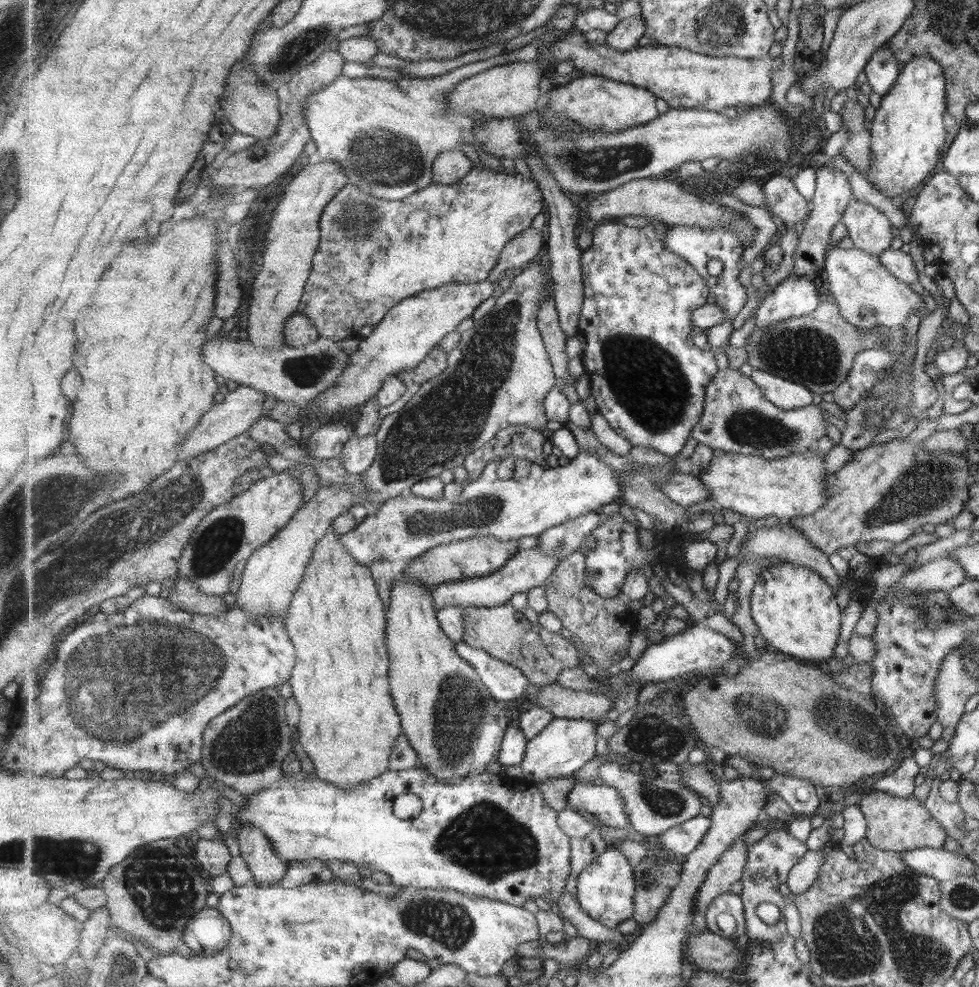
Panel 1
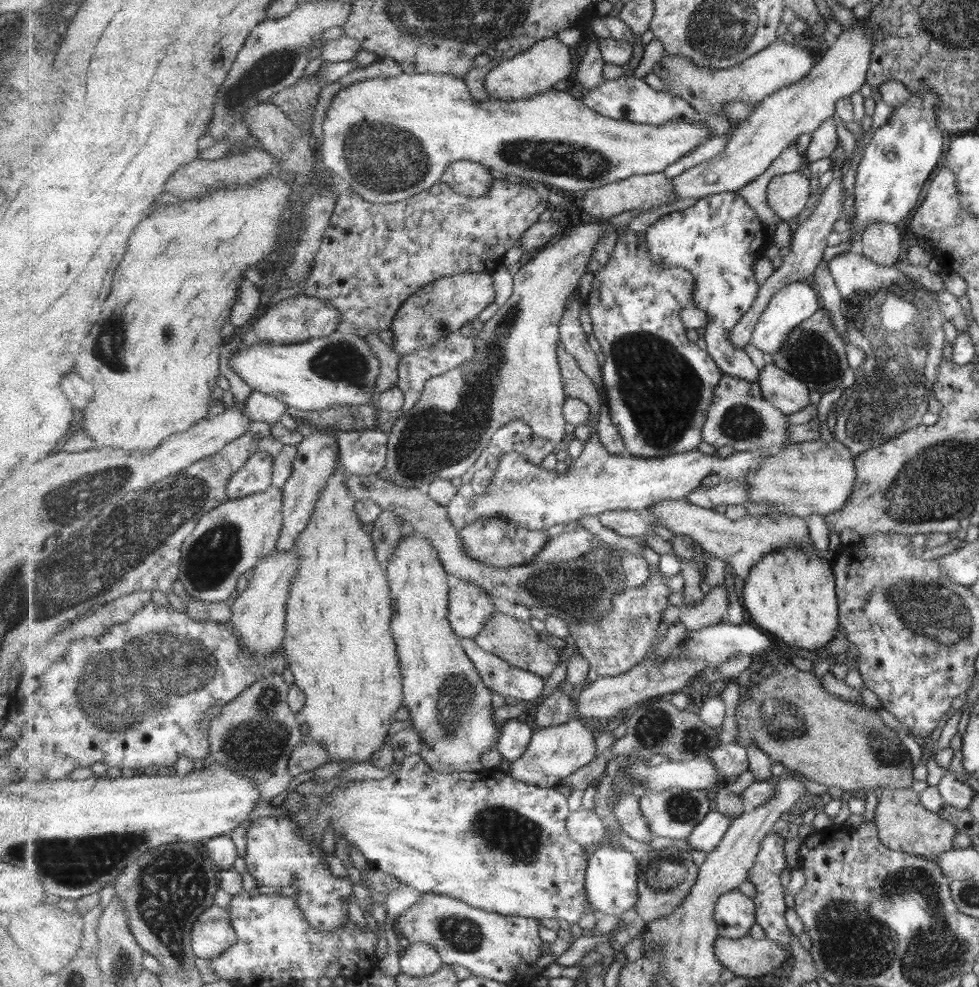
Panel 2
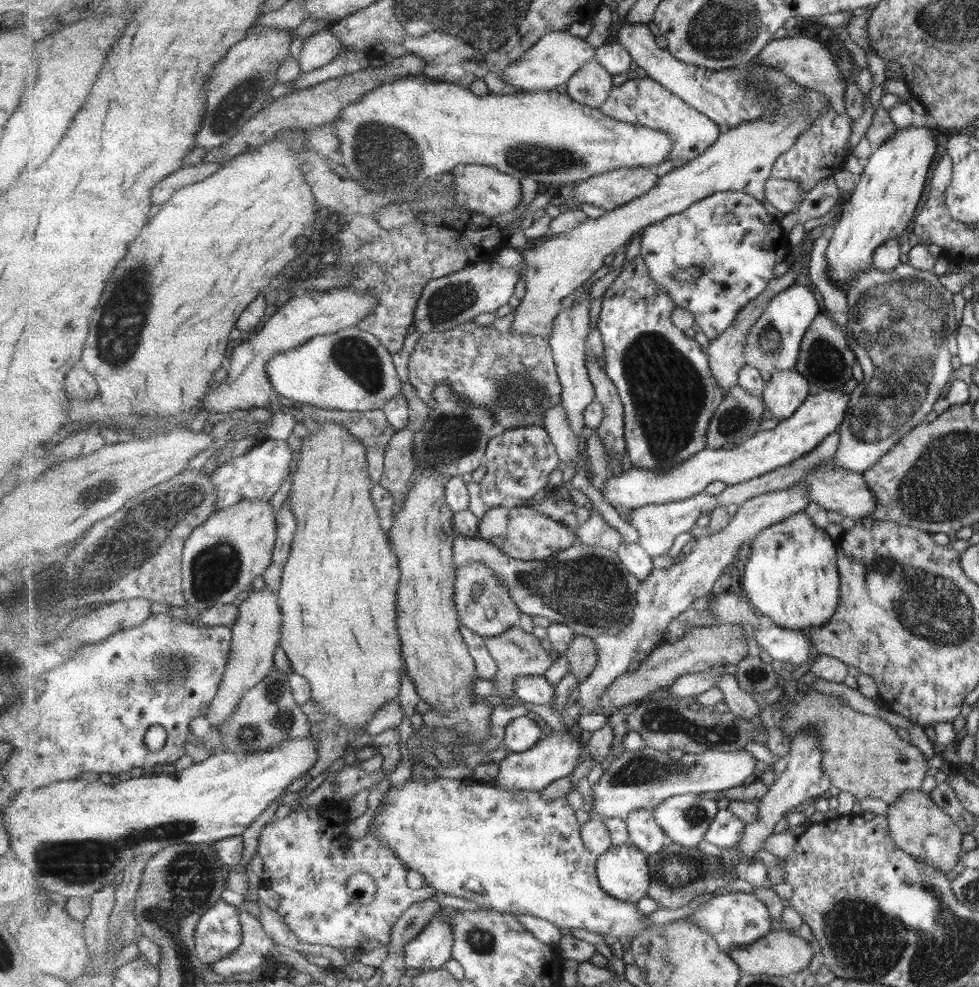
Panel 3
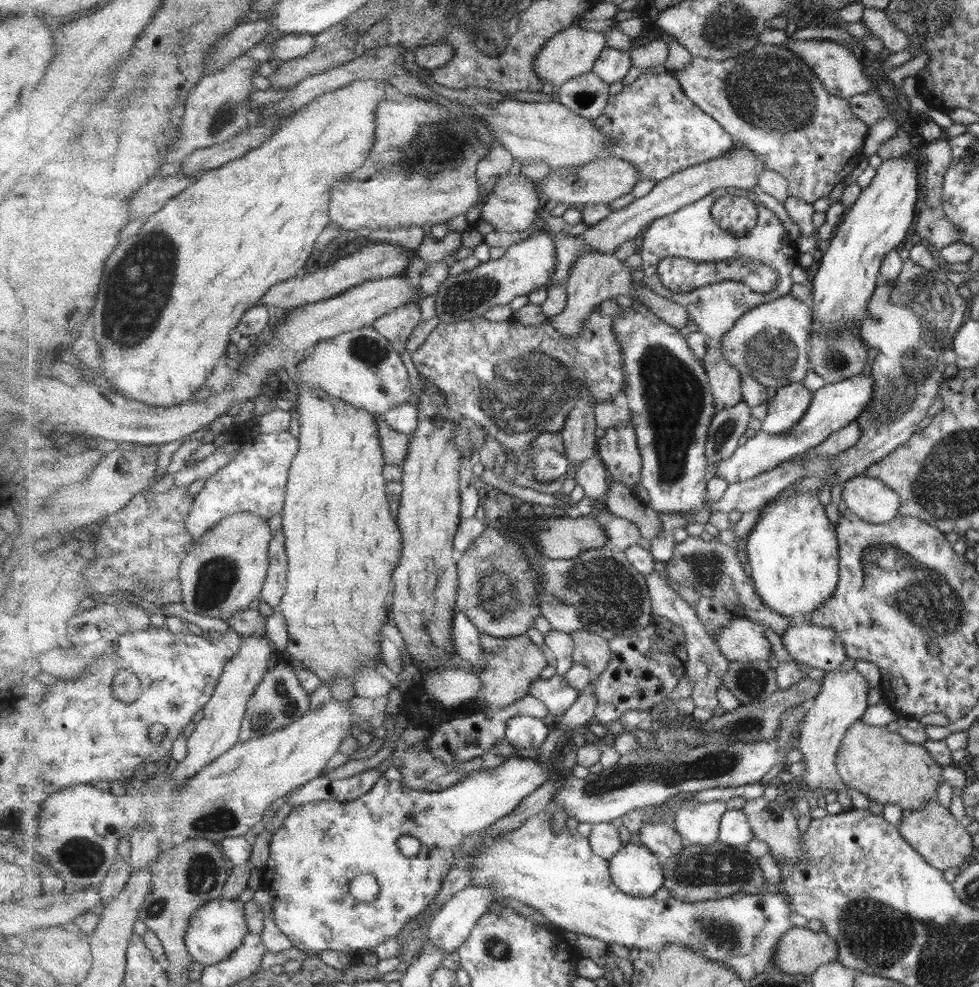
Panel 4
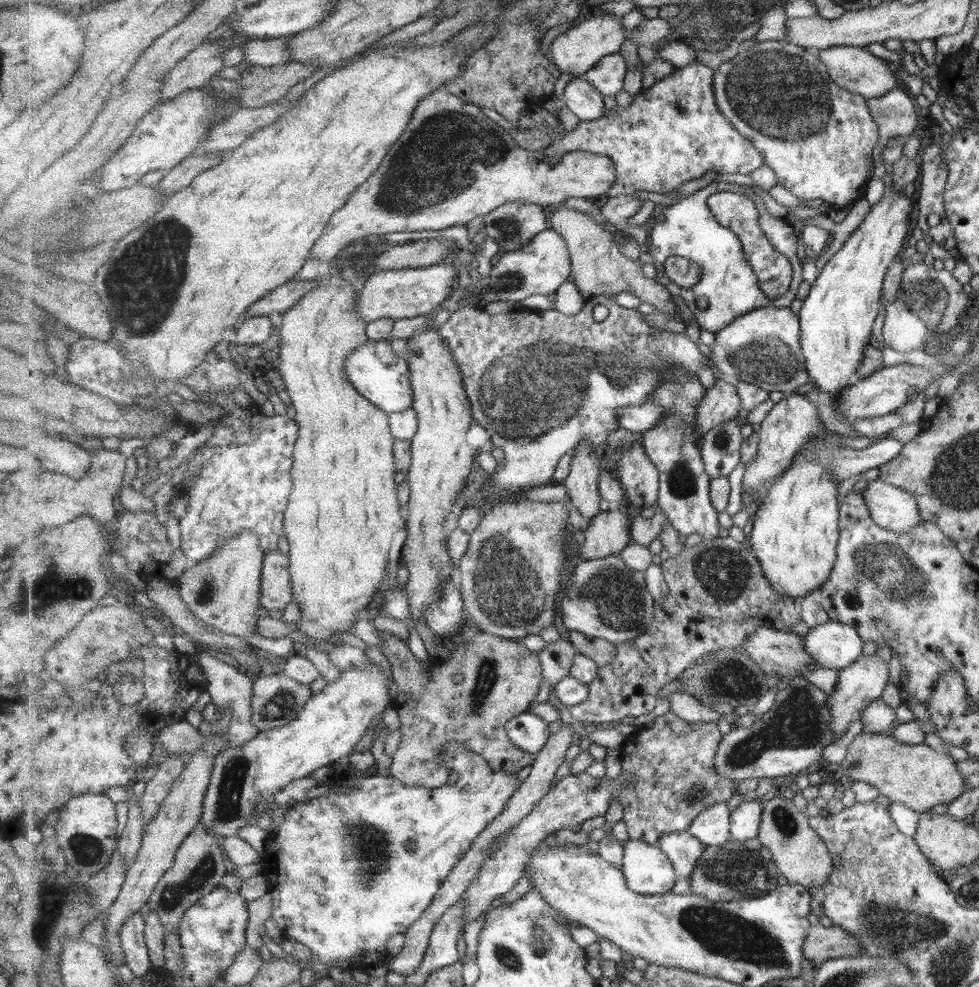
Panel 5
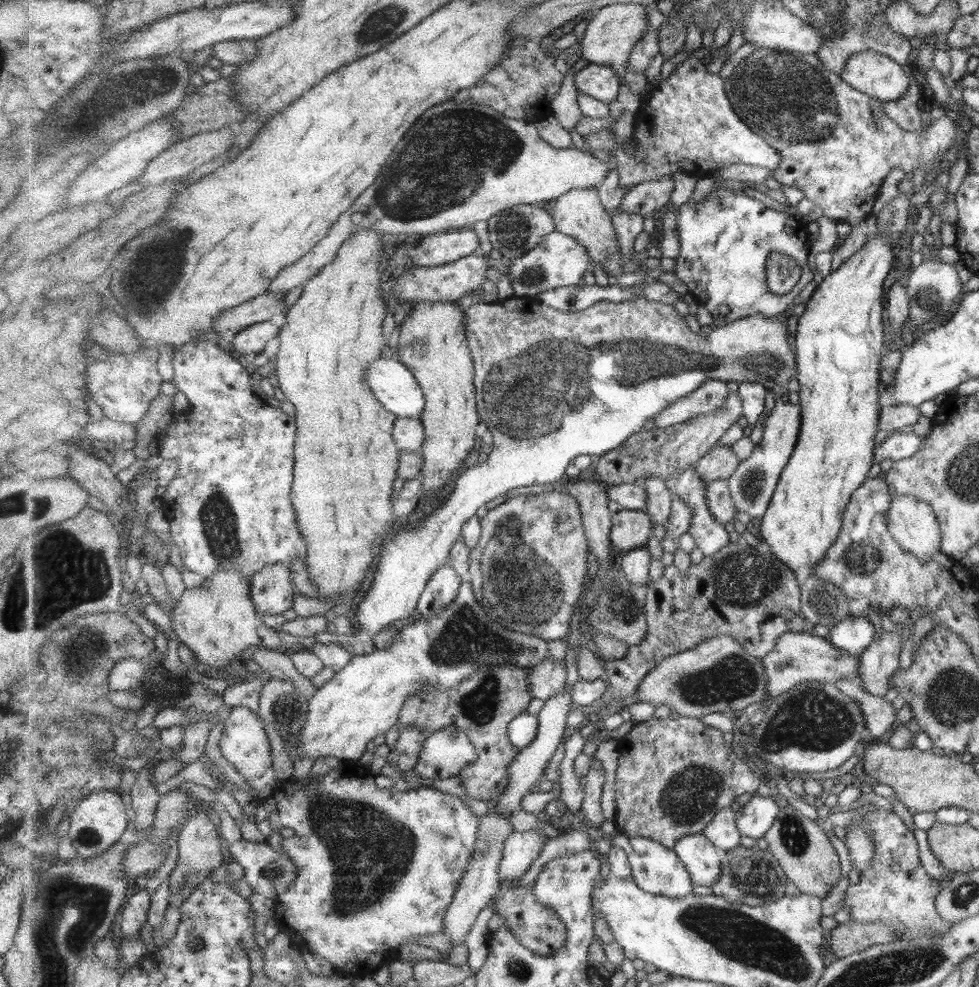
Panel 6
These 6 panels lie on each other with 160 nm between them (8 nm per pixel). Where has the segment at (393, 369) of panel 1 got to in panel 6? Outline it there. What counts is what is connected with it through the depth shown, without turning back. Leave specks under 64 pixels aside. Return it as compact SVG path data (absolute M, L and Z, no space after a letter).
M555 230L543 238L542 242L533 251L529 251L525 256L511 260L511 262L512 264L508 267L508 275L511 276L509 283L513 290L513 296L537 298L538 294L547 290L553 290L561 286L575 286L583 282L583 276L585 276L585 272L589 268L589 262L592 263L592 260L590 260L590 253L587 252L585 246L574 236Z

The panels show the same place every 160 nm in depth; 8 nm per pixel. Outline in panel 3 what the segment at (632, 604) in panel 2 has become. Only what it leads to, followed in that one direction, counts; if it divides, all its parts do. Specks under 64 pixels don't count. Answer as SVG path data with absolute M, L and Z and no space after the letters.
M804 482L750 498L739 506L737 513L723 530L696 540L683 562L665 569L655 568L637 590L637 608L633 610L628 627L619 634L592 637L597 646L599 664L579 686L577 704L580 705L581 714L599 712L598 704L606 690L621 675L627 674L627 669L638 659L639 653L649 653L663 642L663 632L673 622L673 618L691 608L698 598L715 594L719 590L728 566L747 542L753 542L763 530L781 523L781 520L803 513L809 502L808 486Z

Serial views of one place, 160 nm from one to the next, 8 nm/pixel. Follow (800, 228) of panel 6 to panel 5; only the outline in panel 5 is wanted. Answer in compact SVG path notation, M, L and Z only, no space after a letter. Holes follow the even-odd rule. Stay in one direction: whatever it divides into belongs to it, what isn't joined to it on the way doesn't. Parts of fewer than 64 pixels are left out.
M716 181L687 198L681 198L673 206L664 207L661 213L655 218L650 226L650 245L648 252L654 258L656 268L656 279L664 284L670 293L674 296L680 296L686 306L690 309L694 318L697 319L702 330L707 330L717 334L720 330L734 323L736 319L748 311L760 309L768 306L777 308L789 308L799 292L799 284L803 282L803 262L797 256L797 234L795 227L785 221L784 217L775 217L765 208L765 202L761 200L759 194L755 194L749 186L738 186L731 182ZM733 191L739 194L749 196L754 200L758 211L760 212L759 224L763 232L768 236L771 244L779 251L789 257L792 262L794 275L790 289L777 298L769 298L759 286L759 279L755 271L751 268L747 254L743 250L741 239L733 230L721 226L717 222L717 217L711 212L707 200L712 194L717 192ZM670 256L684 256L693 260L703 268L704 275L699 284L692 288L685 288L675 284L667 275L664 267L665 261ZM699 296L705 296L708 299L708 305L702 311L695 305L695 300Z

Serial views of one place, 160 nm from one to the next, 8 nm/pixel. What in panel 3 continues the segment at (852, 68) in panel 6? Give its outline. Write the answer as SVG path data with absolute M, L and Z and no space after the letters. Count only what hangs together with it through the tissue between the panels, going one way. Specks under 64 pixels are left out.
M783 37L779 40L772 40L770 44L759 54L759 59L763 65L777 69L781 73L787 74L795 83L807 87L807 89L820 92L826 98L835 113L843 114L845 108L846 86L847 81L841 80L837 66L833 64L833 56L810 37Z

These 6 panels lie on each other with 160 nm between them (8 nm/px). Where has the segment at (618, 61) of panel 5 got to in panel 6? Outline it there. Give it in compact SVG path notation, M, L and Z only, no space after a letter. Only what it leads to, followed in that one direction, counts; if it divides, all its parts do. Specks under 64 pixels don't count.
M589 63L576 74L575 84L579 92L609 104L617 100L622 80L611 66Z

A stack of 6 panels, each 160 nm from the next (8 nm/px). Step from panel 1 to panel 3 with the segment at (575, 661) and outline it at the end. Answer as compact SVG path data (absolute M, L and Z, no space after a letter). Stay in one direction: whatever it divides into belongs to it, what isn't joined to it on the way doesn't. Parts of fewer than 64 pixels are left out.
M521 626L513 627L499 636L486 637L485 641L498 665L498 675L493 682L498 690L497 696L503 701L507 700L509 694L513 694L514 682L518 676L543 676L553 665L553 658L551 658L553 652L550 647Z

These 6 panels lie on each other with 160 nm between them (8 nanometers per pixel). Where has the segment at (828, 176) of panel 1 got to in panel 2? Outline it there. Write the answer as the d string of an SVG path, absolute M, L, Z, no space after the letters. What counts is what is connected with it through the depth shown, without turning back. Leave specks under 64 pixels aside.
M832 179L831 182L827 184L827 190L823 190L823 192L820 193L817 205L810 216L799 224L793 233L789 254L784 257L782 265L768 276L759 289L758 298L755 299L753 306L731 331L730 339L736 347L743 349L747 344L752 342L756 325L759 323L759 320L762 319L762 315L769 306L770 300L773 299L782 288L794 282L804 282L805 278L809 278L809 276L814 274L821 260L821 252L823 252L823 248L825 248L825 238L827 238L827 234L831 232L831 226L833 226L833 222L835 222L837 216L839 216L839 210L841 210L841 202L843 202L843 200L844 196L841 196L841 184L839 184L839 179Z

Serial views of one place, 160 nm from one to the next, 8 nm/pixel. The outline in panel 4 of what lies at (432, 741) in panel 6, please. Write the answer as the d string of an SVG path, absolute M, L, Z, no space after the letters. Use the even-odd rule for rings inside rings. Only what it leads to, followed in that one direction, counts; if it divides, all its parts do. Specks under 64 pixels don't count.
M511 757L497 768L473 771L463 780L459 780L455 786L447 788L447 790L443 792L427 792L422 789L413 789L409 788L401 778L398 781L389 781L387 778L381 777L381 780L378 780L377 784L375 784L367 794L357 798L355 801L345 802L331 800L327 802L307 802L307 804L303 804L303 806L297 806L297 808L290 811L288 817L284 819L279 828L274 832L270 842L270 859L263 868L264 875L261 888L262 890L266 890L272 897L274 921L276 925L292 940L296 948L303 951L316 951L317 953L320 953L322 950L338 950L341 955L346 952L356 955L358 950L363 950L363 948L375 948L375 946L387 942L389 938L396 938L408 922L411 922L418 914L427 910L437 898L441 887L444 885L446 876L453 868L452 862L454 861L454 852L458 850L458 844L462 843L462 840L466 839L467 835L485 831L487 828L490 828L492 824L501 820L501 818L511 814L517 809L517 806L522 804L522 801L527 798L529 794L535 792L537 788L543 786L545 782L554 777L560 778L556 771L553 770L552 766L549 766L549 762L539 763L537 758ZM404 834L410 834L422 842L422 849L421 852L419 852L419 856L408 857L401 852L399 839ZM362 874L375 875L375 878L379 881L380 893L373 902L358 902L351 894L350 882L355 876Z

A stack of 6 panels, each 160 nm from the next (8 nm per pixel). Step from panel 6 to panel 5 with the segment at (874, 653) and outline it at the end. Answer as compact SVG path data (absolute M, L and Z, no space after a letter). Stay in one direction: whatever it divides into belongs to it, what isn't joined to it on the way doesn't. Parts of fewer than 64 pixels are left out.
M860 655L853 665L846 668L839 669L837 674L834 689L829 695L829 707L833 720L831 720L831 727L833 727L834 738L839 739L847 730L849 722L859 718L862 710L872 701L879 698L883 686L885 686L888 676L887 663L883 663L877 655L862 656Z

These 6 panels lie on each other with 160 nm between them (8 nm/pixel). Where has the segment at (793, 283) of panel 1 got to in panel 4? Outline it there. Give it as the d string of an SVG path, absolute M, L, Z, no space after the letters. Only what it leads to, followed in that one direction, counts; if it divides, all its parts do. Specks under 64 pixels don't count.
M787 295L751 310L720 341L727 360L743 375L753 376L761 384L779 390L782 386L802 383L807 374L807 346L815 327L811 306Z

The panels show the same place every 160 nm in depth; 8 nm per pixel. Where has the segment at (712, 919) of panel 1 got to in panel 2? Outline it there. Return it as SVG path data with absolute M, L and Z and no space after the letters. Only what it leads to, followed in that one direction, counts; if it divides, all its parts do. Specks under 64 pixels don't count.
M740 890L726 892L715 907L719 934L728 939L742 939L758 922L757 904Z

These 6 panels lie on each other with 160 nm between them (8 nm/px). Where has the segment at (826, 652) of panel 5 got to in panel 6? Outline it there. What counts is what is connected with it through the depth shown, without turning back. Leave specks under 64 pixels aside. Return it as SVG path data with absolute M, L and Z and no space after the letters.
M849 616L830 627L824 640L849 655L859 655L873 640L873 625L863 616Z

